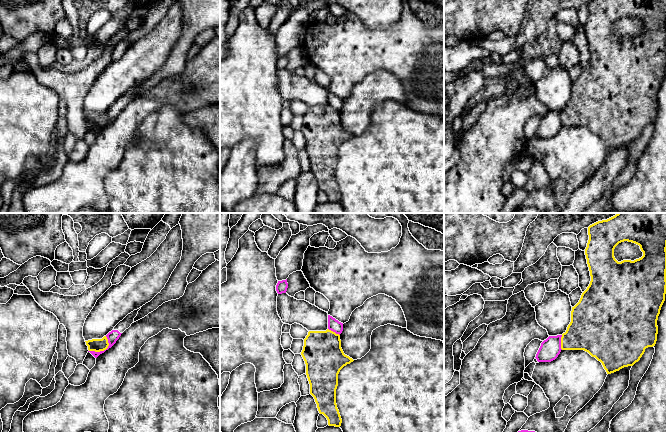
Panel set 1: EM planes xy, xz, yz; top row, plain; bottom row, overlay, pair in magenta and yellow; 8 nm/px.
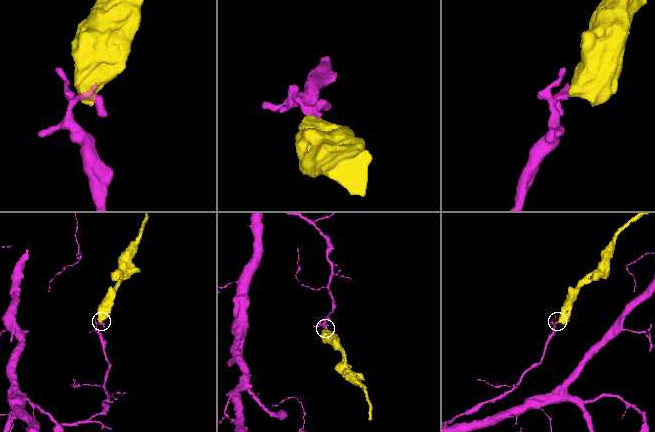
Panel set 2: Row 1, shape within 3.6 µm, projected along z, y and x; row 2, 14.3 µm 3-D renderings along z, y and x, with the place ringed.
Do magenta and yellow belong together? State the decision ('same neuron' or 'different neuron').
different neuron

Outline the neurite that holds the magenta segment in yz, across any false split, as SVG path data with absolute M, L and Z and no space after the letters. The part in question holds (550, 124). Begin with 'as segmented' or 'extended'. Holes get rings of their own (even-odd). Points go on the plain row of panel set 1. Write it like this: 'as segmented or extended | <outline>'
as segmented | M562 111L549 112L541 119L535 133L538 138L551 138L558 133L562 126L561 113Z

